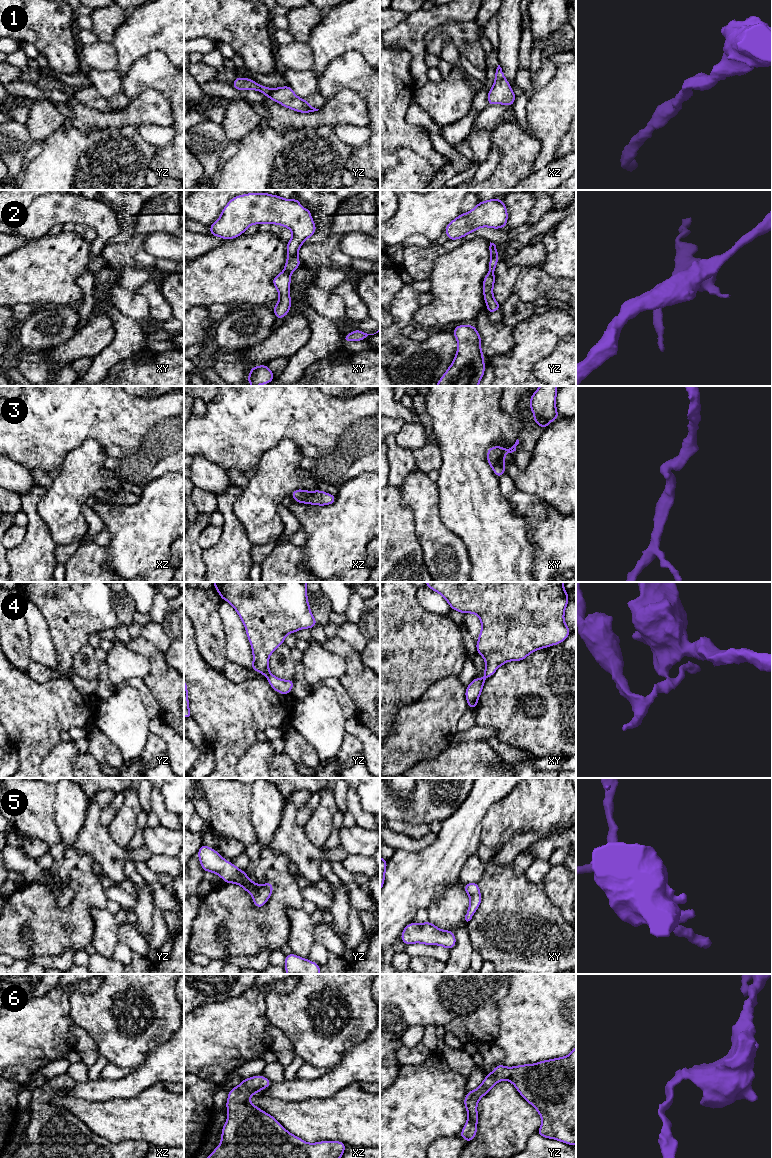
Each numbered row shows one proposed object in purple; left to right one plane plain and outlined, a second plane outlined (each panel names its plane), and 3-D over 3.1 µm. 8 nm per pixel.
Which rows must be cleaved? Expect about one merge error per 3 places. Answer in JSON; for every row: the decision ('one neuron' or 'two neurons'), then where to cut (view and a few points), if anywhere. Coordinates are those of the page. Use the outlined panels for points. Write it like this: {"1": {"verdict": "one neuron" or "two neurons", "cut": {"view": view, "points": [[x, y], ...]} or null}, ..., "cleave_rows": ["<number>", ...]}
{"1": {"verdict": "one neuron", "cut": null}, "2": {"verdict": "two neurons", "cut": {"view": "xy", "points": [[285, 269], [290, 273]]}}, "3": {"verdict": "one neuron", "cut": null}, "4": {"verdict": "two neurons", "cut": {"view": "yz", "points": [[271, 674], [267, 677]]}}, "5": {"verdict": "one neuron", "cut": null}, "6": {"verdict": "one neuron", "cut": null}, "cleave_rows": ["2", "4"]}

